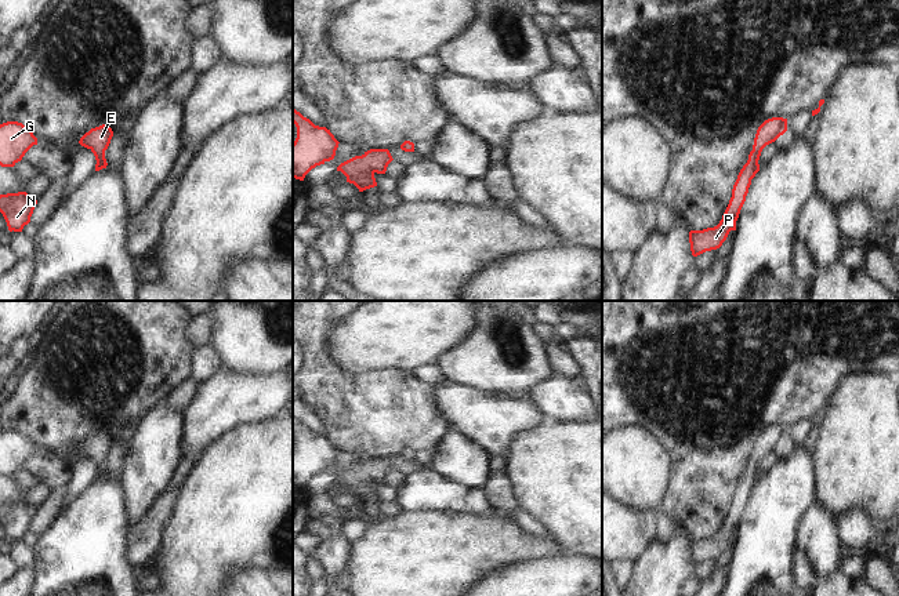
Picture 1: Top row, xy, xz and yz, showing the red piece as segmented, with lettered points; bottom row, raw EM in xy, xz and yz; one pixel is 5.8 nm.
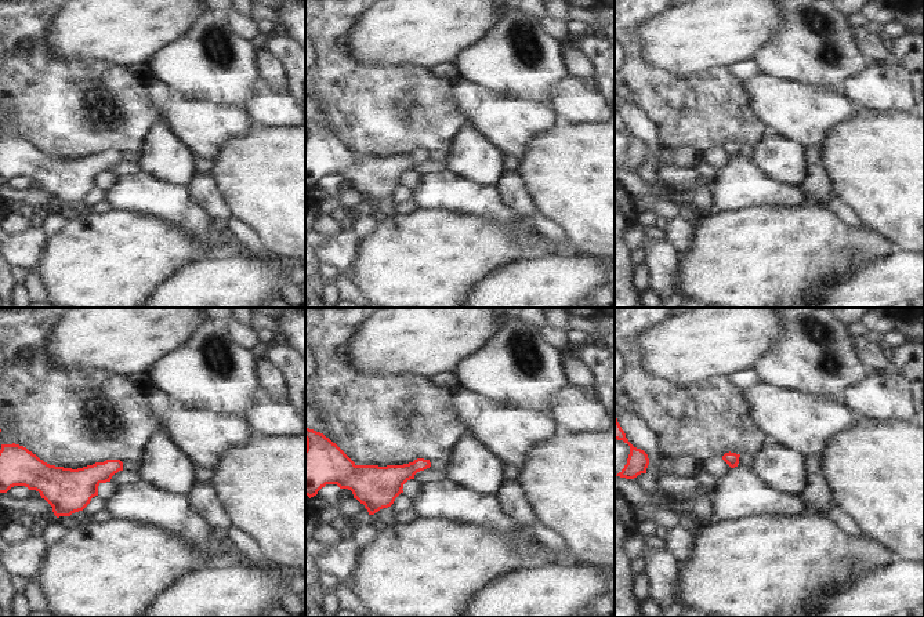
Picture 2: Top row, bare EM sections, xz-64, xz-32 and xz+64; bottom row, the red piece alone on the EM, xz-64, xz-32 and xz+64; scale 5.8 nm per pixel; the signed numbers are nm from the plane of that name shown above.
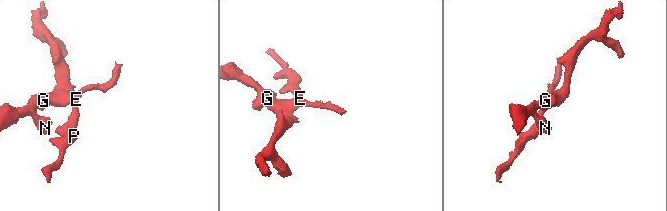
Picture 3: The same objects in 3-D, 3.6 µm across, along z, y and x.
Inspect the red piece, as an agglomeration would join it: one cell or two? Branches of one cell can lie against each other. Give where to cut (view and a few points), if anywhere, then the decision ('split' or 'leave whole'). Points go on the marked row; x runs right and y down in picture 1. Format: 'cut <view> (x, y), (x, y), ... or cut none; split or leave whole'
cut none; leave whole

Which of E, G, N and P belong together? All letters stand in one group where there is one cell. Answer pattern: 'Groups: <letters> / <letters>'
Groups: E G N P.

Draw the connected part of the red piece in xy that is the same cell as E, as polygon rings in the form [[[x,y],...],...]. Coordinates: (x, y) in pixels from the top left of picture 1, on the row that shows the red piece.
[[[102,124],[99,127],[91,128],[79,141],[81,146],[90,149],[94,153],[97,160],[95,171],[106,168],[108,166],[105,159],[105,150],[108,149],[112,137],[112,128],[106,124]]]

